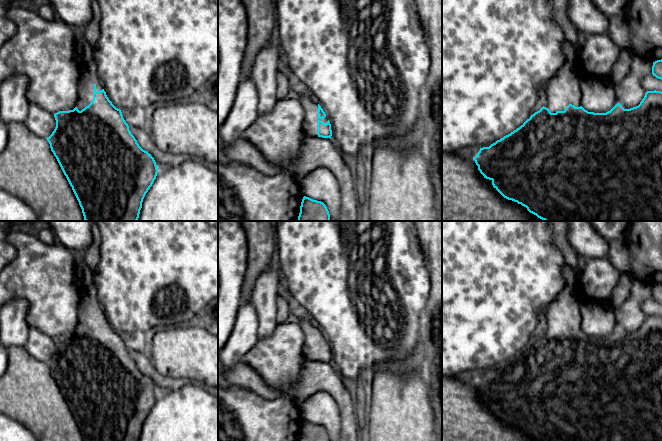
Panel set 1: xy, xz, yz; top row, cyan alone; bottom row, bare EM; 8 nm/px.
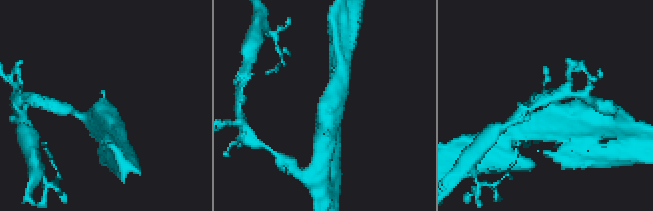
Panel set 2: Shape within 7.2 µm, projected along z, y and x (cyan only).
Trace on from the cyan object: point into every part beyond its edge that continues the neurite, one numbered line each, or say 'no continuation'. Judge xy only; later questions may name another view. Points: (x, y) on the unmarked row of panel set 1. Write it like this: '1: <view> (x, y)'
1: xy (89, 301)

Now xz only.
1: xz (310, 329)

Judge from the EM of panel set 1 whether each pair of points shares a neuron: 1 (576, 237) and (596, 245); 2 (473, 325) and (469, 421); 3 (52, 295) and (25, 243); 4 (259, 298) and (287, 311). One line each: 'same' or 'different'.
1: same
2: different
3: same
4: different

